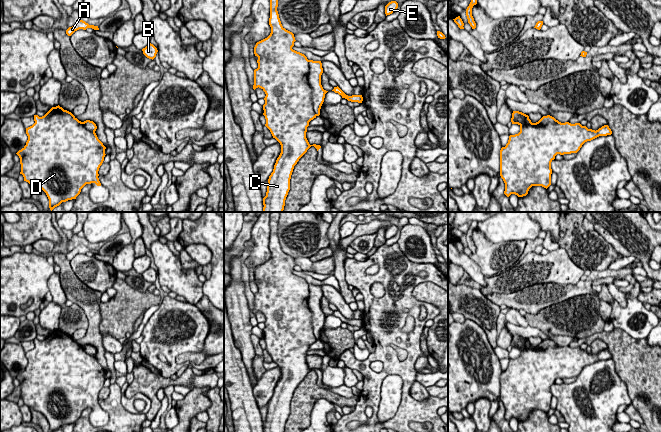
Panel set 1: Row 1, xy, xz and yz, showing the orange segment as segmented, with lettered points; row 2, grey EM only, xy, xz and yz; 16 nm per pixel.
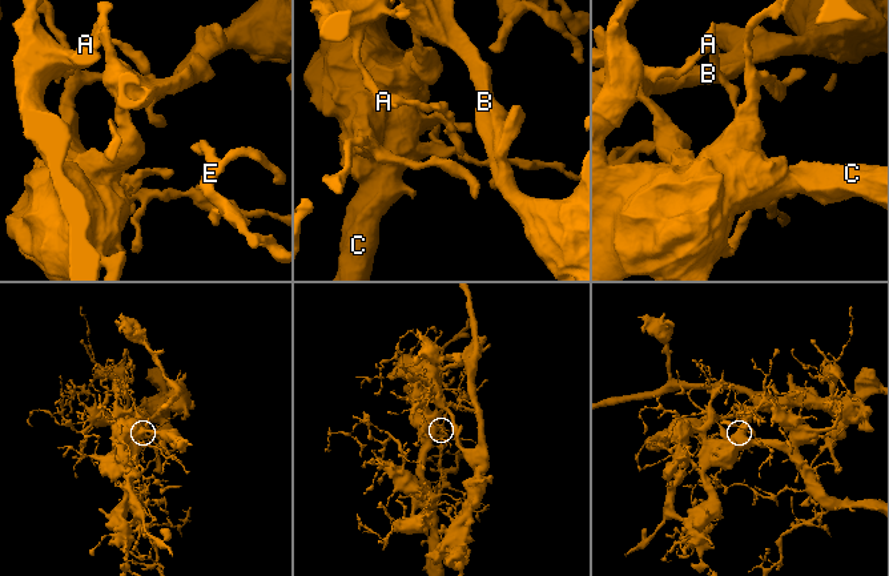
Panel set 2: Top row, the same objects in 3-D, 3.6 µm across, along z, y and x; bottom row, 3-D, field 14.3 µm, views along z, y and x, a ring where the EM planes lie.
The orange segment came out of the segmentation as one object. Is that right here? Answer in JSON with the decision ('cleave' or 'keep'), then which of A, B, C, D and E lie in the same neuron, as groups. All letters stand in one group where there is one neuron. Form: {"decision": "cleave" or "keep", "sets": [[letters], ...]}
{"decision": "cleave", "sets": [["A", "C", "D", "E"], ["B"]]}

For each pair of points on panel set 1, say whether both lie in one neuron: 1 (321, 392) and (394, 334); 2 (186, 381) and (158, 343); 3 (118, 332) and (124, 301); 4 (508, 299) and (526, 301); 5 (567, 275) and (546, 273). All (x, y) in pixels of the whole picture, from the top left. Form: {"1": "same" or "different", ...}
{"1": "different", "2": "different", "3": "same", "4": "same", "5": "same"}

